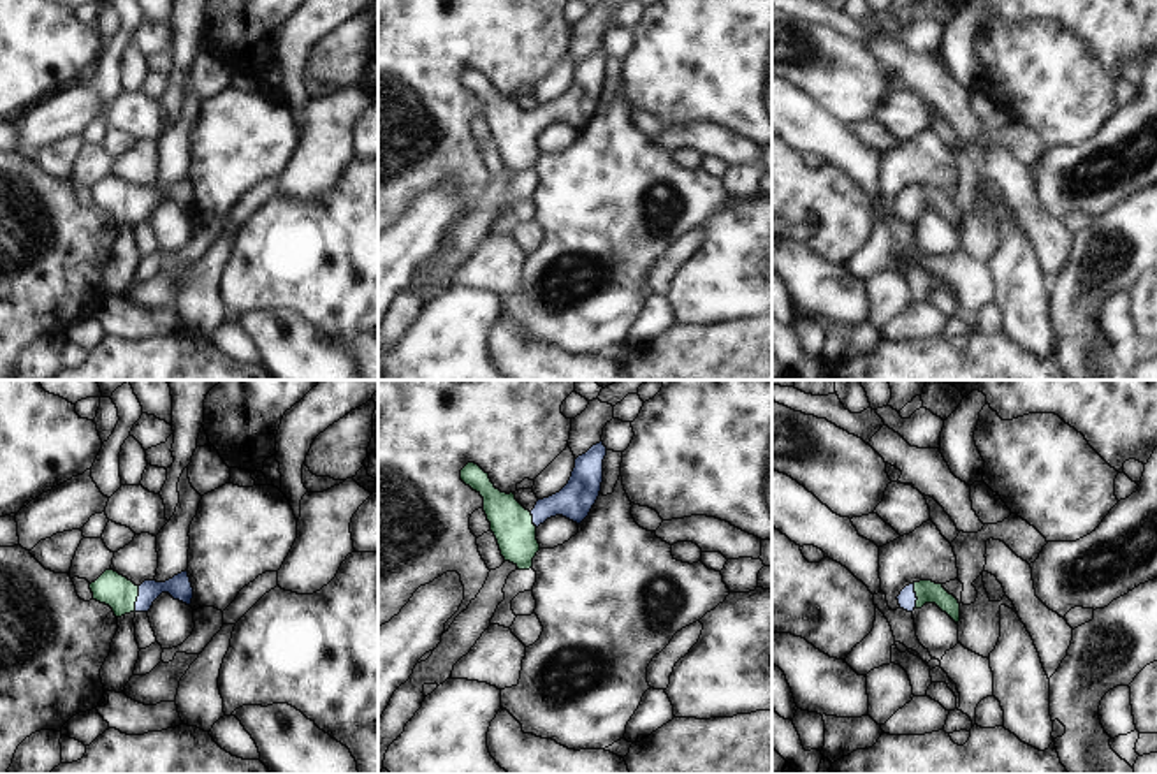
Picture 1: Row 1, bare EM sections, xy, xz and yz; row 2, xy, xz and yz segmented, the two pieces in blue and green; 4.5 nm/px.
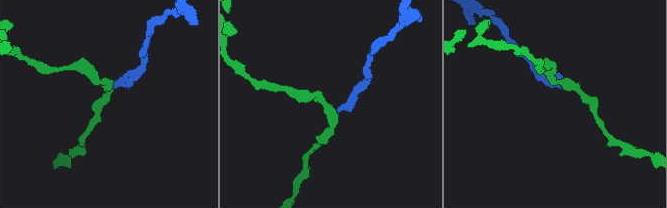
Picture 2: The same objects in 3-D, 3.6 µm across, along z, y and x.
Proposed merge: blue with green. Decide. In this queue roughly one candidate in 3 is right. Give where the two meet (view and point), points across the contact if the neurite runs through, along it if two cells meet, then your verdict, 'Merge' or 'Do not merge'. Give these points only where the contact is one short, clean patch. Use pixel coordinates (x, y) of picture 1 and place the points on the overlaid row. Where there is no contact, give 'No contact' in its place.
Touches blue at xy (138, 598). Path across: xy (180, 588), (155, 588), (138, 598), (123, 597), (111, 588). Merge

